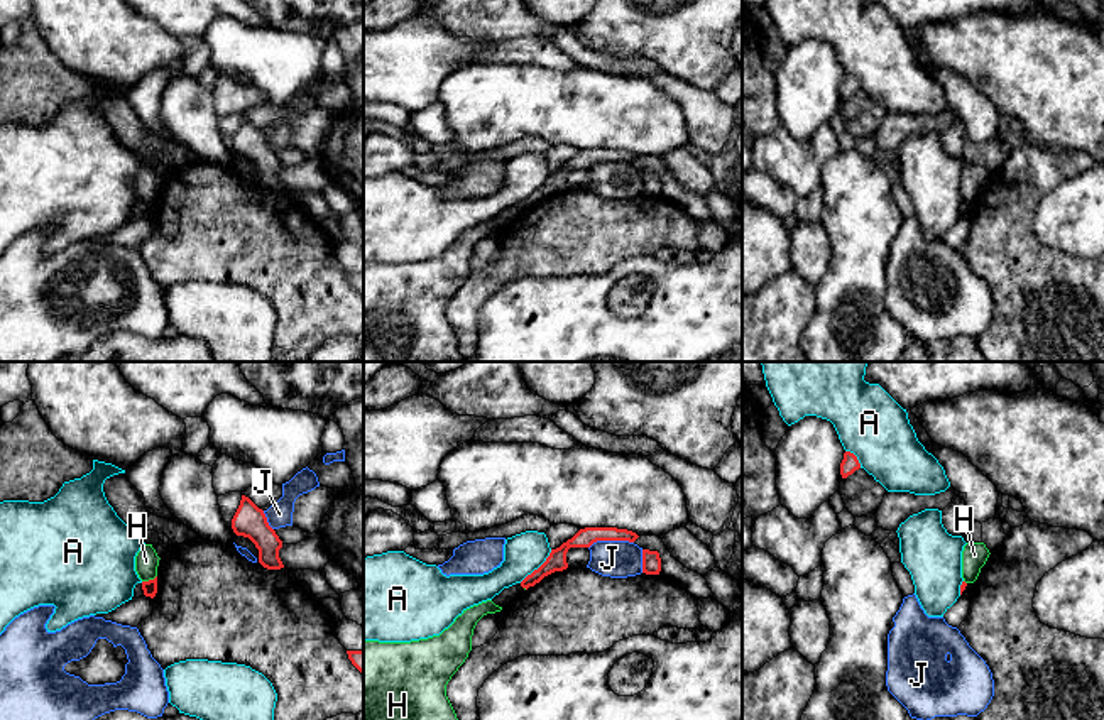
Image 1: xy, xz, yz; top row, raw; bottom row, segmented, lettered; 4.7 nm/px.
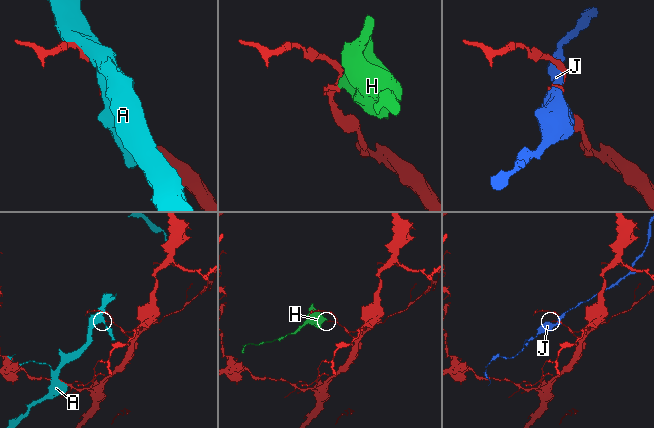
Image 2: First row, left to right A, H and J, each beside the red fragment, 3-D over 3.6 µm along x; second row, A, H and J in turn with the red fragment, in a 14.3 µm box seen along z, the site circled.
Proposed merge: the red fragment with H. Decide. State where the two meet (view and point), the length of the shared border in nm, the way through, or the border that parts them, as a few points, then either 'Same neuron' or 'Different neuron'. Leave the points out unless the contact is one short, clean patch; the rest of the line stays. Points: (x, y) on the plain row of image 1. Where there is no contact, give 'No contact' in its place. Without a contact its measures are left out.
Touches red at xy (149, 201). Shared border 80 nm. Boundary: xy (156, 196), (142, 203). Different neuron

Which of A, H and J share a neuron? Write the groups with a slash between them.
A / H / J

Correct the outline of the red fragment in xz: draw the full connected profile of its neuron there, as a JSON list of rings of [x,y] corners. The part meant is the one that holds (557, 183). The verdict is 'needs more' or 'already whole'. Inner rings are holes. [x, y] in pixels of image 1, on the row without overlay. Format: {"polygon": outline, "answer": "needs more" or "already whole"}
{"polygon": [[[585,149],[580,150],[571,161],[563,164],[560,169],[551,171],[546,183],[534,191],[531,196],[527,196],[522,203],[522,210],[534,208],[539,205],[544,198],[563,193],[568,189],[566,184],[566,174],[570,169],[590,169],[597,162],[629,162],[634,164],[639,157],[627,150],[617,150],[617,149]]], "answer": "already whole"}

